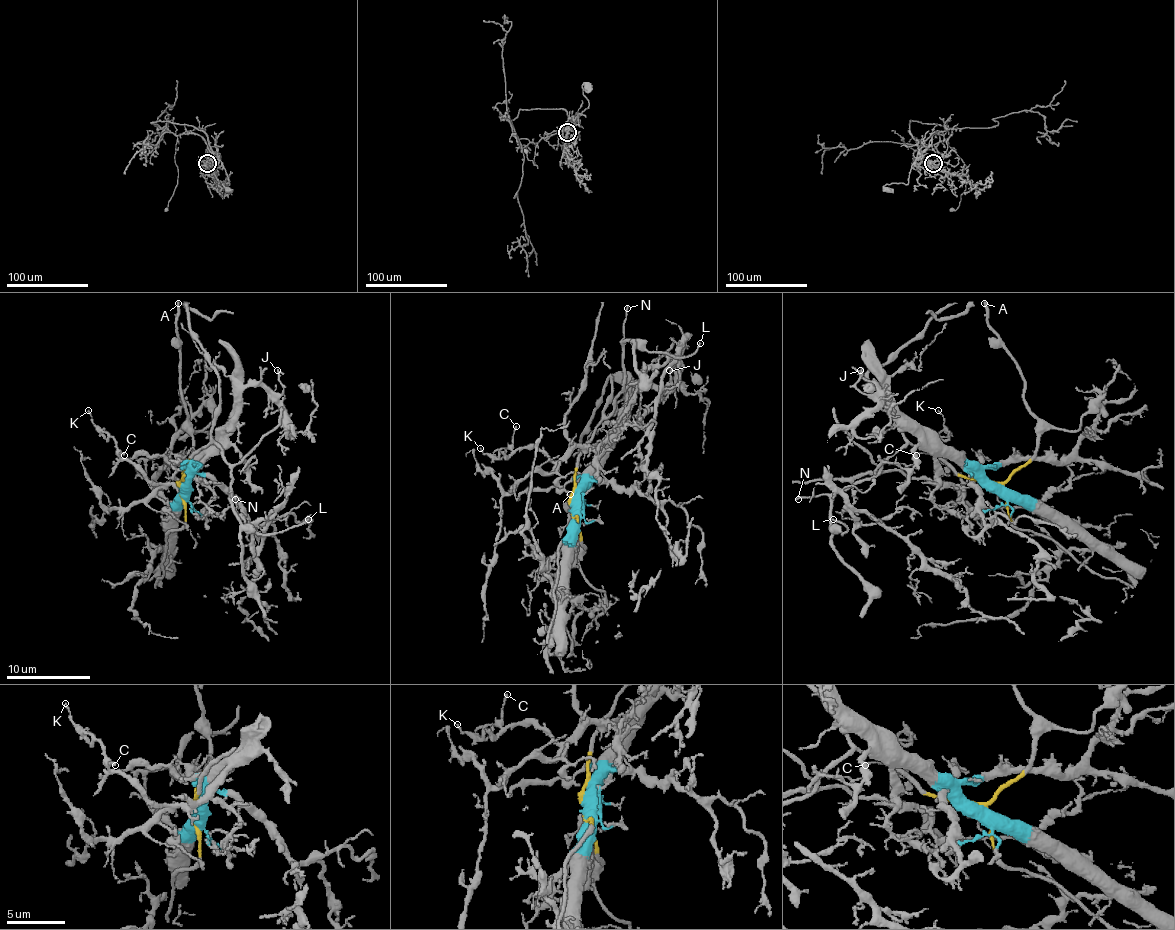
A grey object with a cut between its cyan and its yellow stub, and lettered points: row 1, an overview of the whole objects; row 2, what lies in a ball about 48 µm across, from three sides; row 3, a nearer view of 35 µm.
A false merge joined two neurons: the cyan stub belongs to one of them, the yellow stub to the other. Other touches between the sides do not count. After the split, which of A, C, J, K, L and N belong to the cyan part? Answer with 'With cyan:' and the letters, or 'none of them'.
With cyan: C, J, K

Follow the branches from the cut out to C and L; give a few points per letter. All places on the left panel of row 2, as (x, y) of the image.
C: (181, 485), (206, 455), (183, 480), (158, 482), (141, 474), (120, 453), (125, 455)
L: (181, 485), (183, 470), (200, 449), (215, 443), (231, 476), (233, 514), (242, 522), (263, 535), (309, 518)

